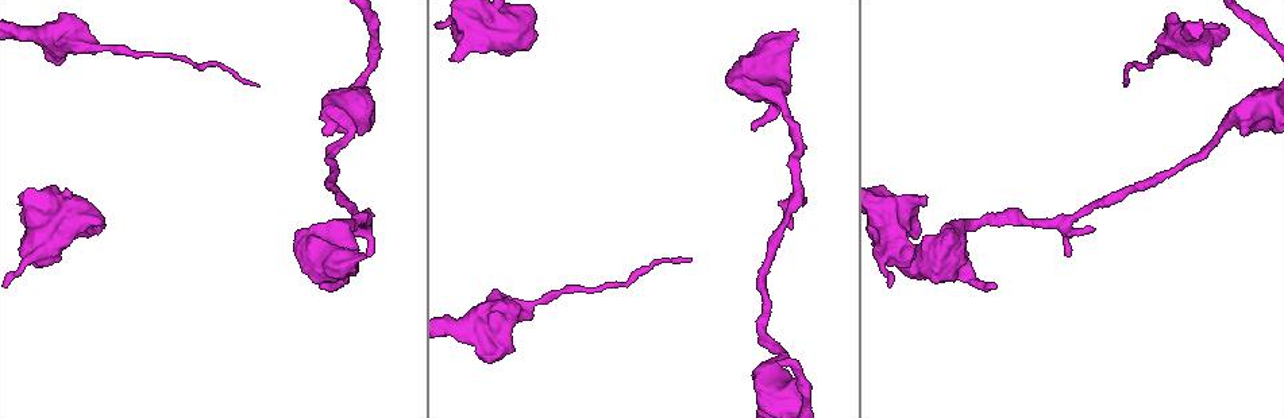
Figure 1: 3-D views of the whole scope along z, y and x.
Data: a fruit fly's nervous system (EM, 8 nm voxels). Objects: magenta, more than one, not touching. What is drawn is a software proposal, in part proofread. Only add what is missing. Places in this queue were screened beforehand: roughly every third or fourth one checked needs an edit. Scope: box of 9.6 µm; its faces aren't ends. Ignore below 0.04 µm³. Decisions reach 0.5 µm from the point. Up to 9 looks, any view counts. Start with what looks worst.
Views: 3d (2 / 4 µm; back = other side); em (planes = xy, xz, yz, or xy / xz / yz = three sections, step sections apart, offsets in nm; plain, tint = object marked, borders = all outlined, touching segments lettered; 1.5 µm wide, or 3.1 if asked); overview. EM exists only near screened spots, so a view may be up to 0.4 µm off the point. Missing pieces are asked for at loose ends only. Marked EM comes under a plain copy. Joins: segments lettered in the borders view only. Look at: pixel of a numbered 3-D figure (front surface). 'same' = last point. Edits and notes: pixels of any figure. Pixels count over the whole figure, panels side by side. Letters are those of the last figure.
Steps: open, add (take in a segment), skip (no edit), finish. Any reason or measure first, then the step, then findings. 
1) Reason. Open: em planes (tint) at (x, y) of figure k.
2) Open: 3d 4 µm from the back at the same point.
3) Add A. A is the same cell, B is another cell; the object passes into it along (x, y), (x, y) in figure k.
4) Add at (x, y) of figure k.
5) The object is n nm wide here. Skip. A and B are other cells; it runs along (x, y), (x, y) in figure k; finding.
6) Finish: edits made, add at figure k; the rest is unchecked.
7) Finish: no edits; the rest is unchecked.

An open end. Open: 3d 2 µm at (754, 127) of figure 1.

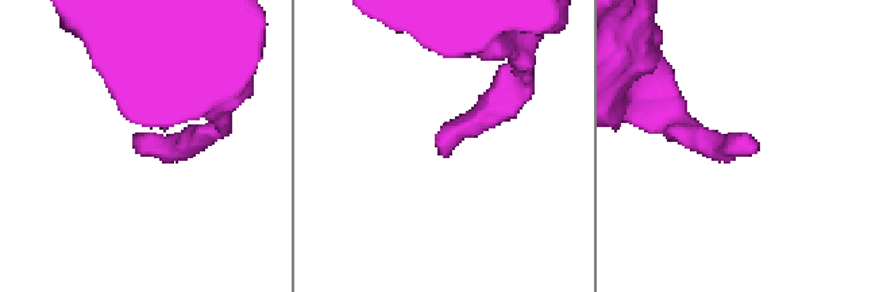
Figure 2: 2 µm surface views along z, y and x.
Open: em planes (borders) at (754, 141) of figure 2.

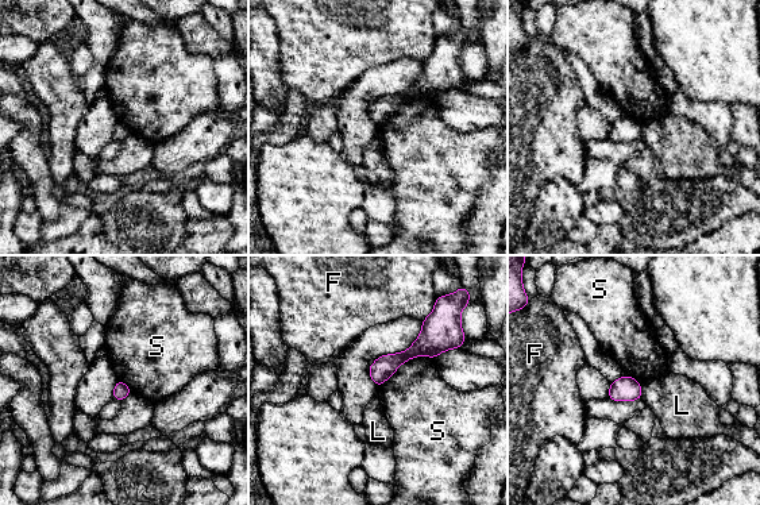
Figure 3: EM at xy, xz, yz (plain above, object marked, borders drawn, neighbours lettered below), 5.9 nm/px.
Skip. F, L and S are other cells; it runs along (447, 343), (424, 344), (373, 373) in figure 3; no lettered segment goes on from it.

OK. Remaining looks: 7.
Stops while still wide. Open: em planes (tint) at (512, 350) of figure 1.

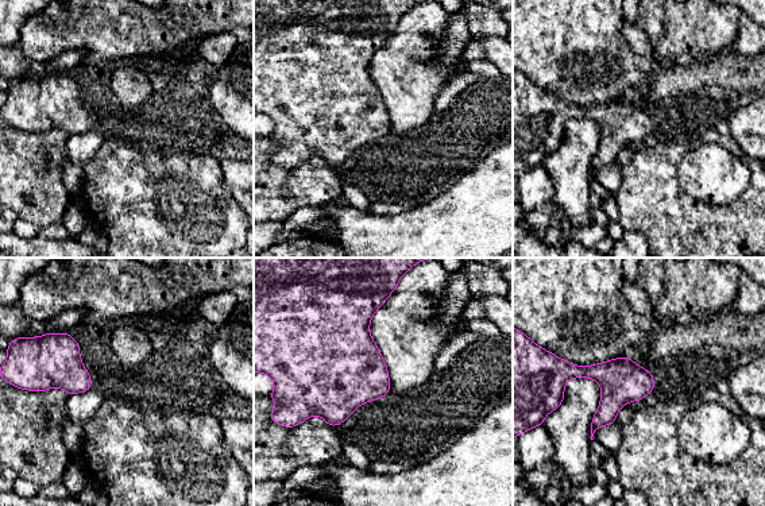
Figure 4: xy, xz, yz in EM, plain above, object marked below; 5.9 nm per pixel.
What lies round it. Open: em planes (borders) at the same point.

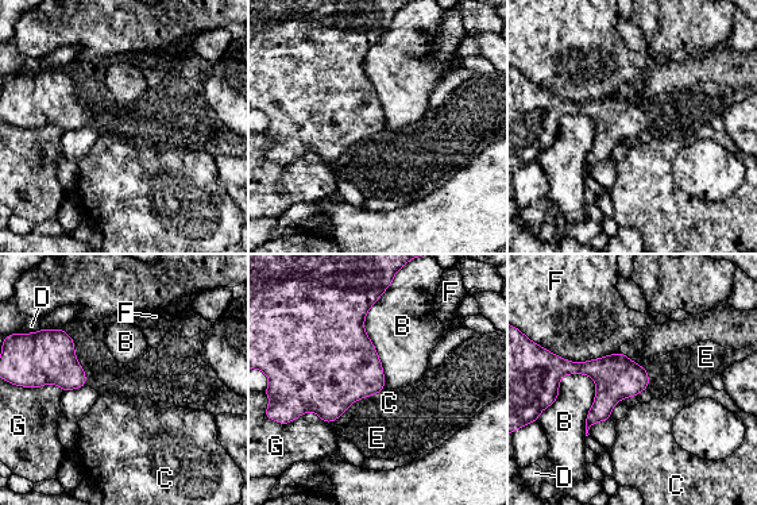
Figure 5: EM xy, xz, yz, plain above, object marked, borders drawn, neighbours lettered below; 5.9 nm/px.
Skip. B, C, D, E, F and G are other cells; a border runs along (60, 328), (73, 342), (87, 384) in figure 5; none of them fits.

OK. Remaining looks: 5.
Branch stops here. Open: 3d 2 µm at (371, 252) of figure 1.

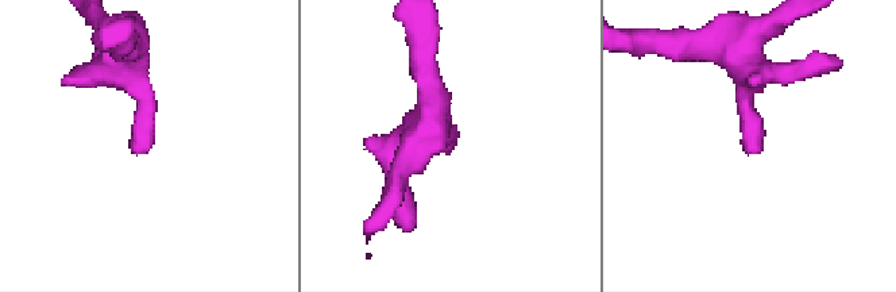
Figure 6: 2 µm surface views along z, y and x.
Shape alone is not enough. Open: em planes (borders) at (139, 147) of figure 6.

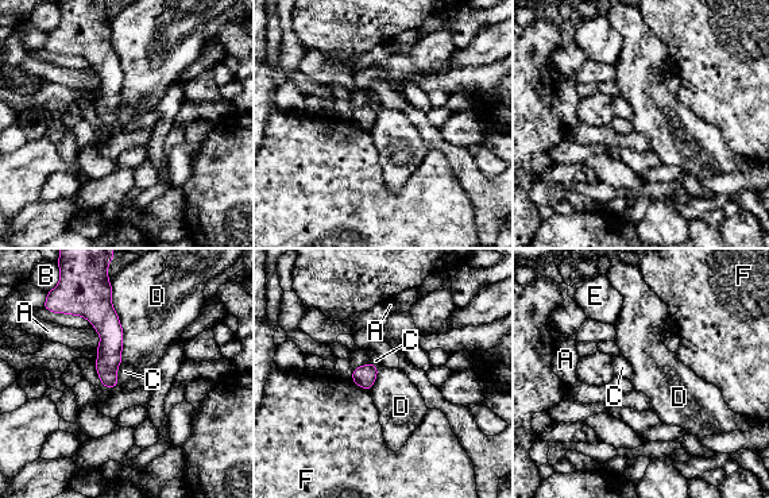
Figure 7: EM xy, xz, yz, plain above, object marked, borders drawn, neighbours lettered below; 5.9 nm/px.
The object is 120 nm wide here. Skip. A, B, C, D, E and F are other cells; it runs along (95, 305), (109, 328), (112, 383) in figure 7; none of them fits.

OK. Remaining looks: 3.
Free end. Open: 3d 2 µm at (22, 205) of figure 1.

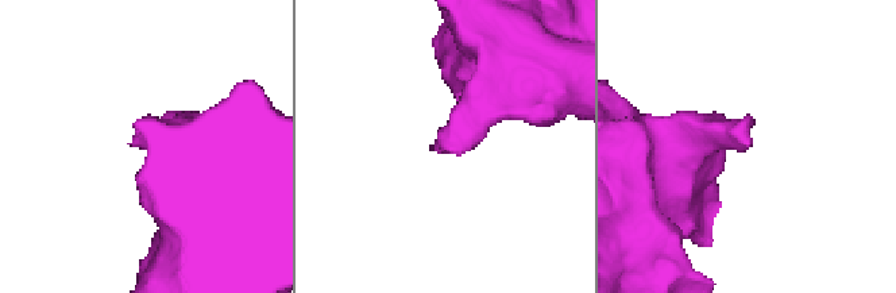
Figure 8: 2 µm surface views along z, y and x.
Need the tissue. Open: em planes (borders) at (748, 144) of figure 8.

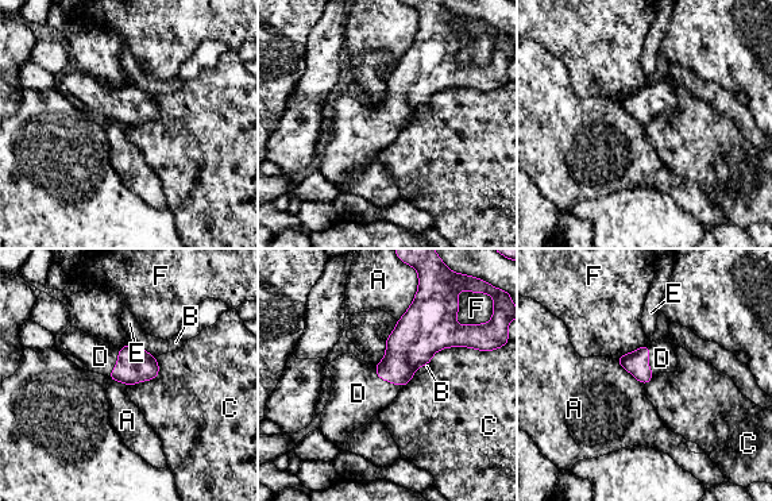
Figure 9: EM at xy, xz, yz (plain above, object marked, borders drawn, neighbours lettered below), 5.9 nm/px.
Add D. D is the same cell, A, B, C, E and F are other cells; the object passes into it along (409, 346), (385, 380), (358, 393) in figure 9; the neuron continues.

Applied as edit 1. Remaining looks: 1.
Finish: edits made, add at figure 9; the rest is unchecked.

